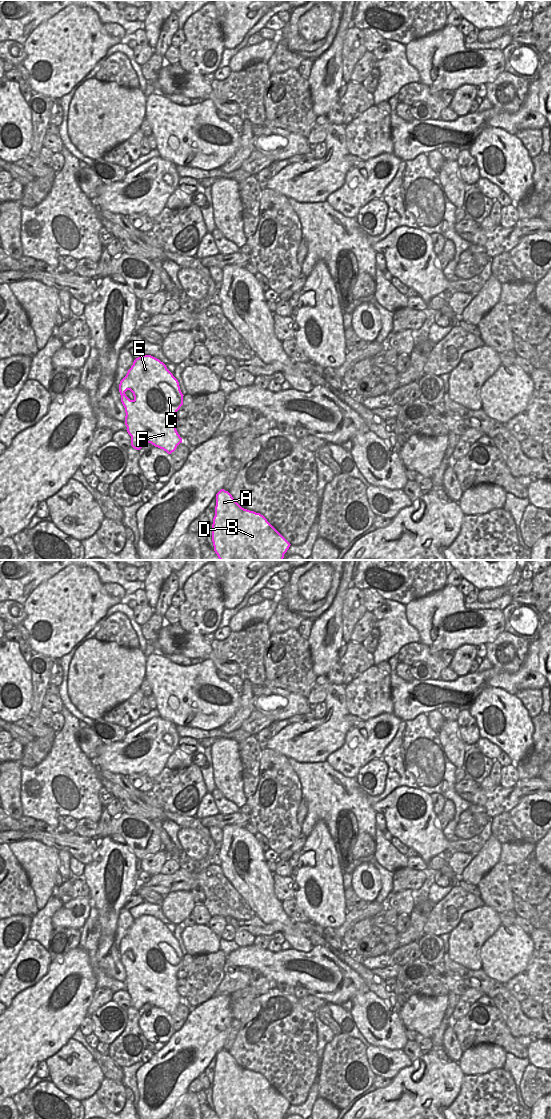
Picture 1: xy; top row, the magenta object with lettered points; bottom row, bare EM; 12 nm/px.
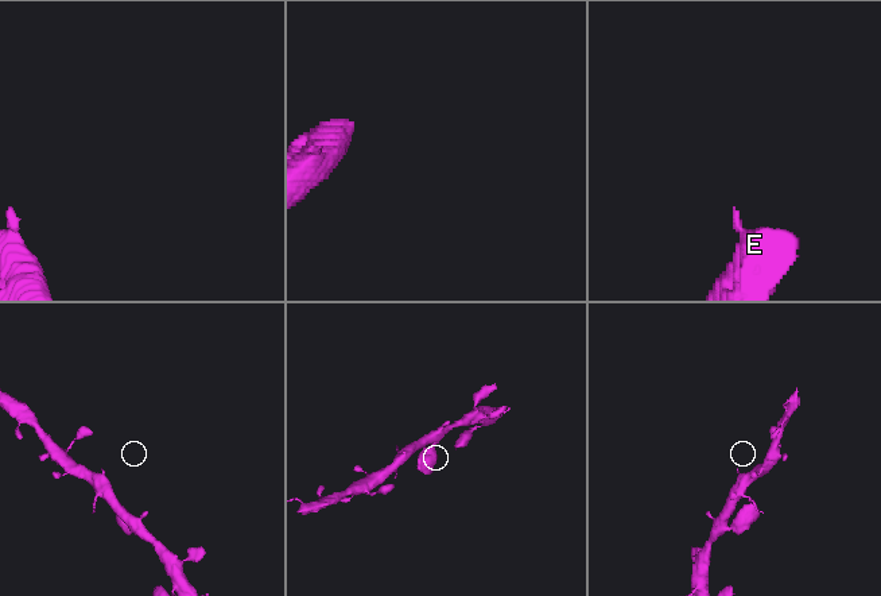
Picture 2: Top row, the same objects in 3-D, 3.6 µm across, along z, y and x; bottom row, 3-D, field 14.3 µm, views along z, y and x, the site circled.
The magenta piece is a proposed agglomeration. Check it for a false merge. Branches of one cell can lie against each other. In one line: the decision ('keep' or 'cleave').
keep

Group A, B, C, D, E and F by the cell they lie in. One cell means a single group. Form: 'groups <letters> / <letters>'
groups A B C D E F

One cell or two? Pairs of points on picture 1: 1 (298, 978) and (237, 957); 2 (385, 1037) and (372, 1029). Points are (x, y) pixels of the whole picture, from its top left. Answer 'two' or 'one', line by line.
1: one
2: one

